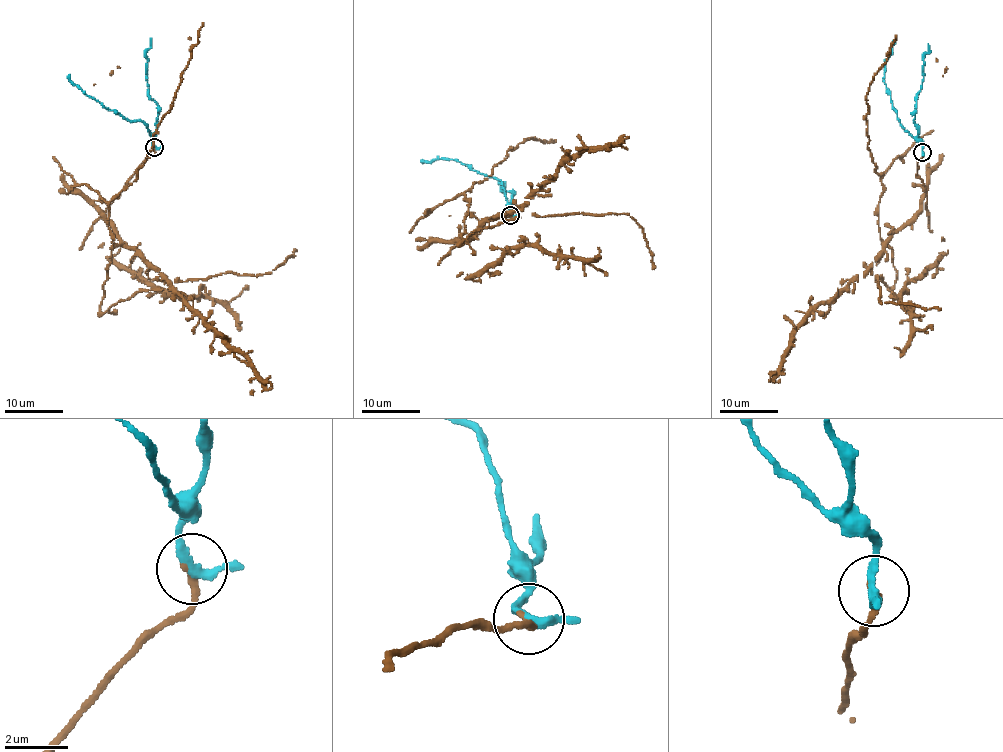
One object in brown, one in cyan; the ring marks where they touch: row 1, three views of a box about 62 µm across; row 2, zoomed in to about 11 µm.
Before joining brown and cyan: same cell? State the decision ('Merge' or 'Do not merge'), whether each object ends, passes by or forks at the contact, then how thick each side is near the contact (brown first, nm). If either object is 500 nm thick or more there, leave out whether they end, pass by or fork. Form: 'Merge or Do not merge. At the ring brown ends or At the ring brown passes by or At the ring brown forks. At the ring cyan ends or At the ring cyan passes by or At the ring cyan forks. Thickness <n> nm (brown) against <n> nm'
Merge. At the ring brown ends. At the ring cyan passes by. Thickness 260 nm (brown) against 240 nm

